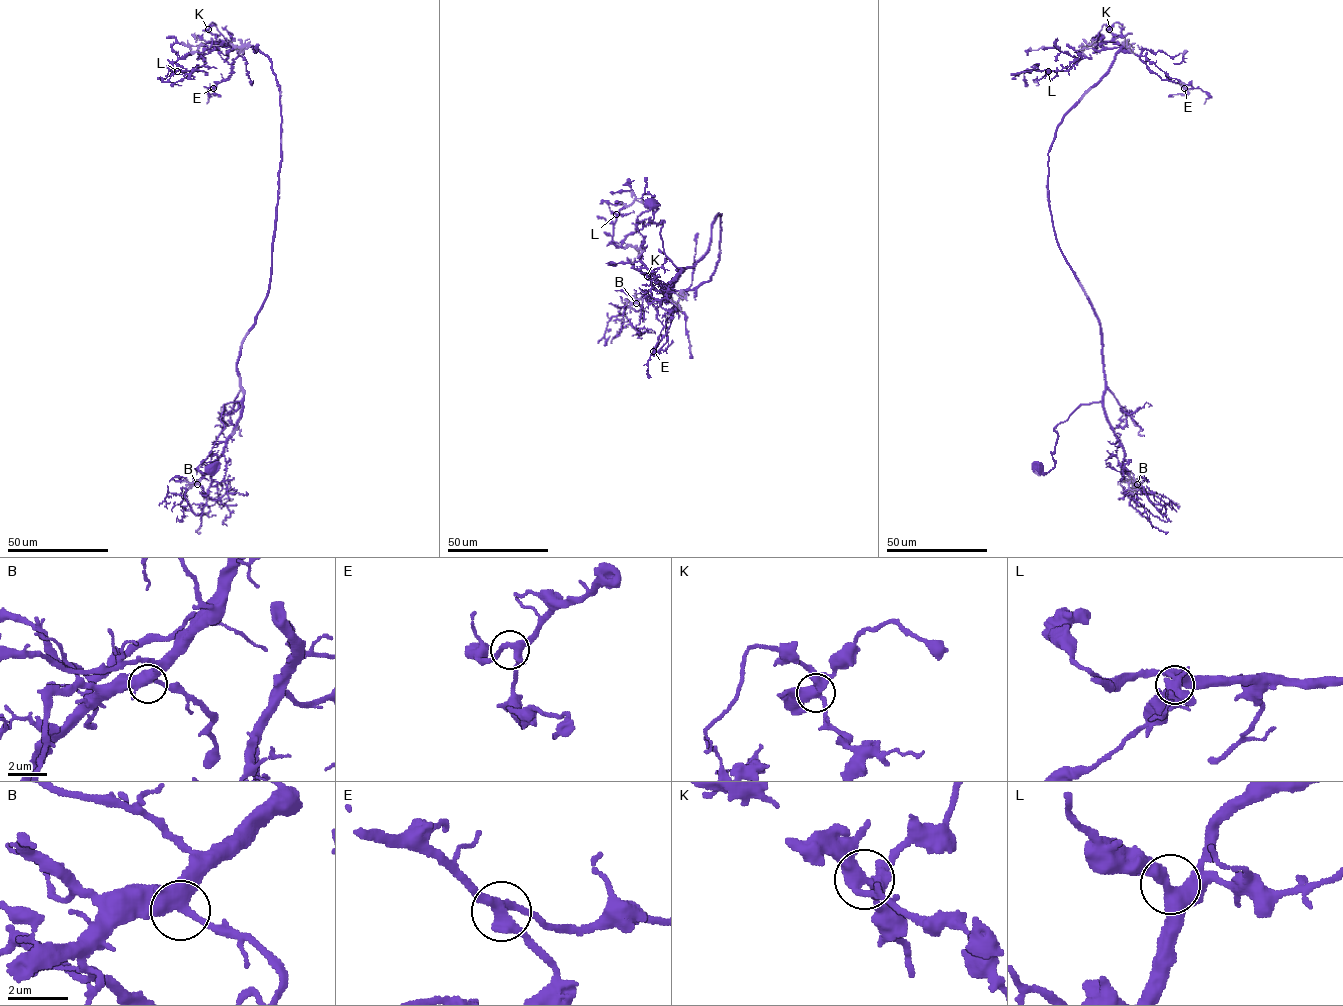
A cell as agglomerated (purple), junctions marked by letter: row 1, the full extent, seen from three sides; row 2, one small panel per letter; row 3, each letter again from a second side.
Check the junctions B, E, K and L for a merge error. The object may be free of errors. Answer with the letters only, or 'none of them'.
none of them

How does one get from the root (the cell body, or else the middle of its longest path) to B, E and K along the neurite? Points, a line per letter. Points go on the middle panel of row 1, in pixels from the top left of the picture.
B: (650, 204), (637, 220), (664, 221), (660, 235), (664, 254), (681, 269), (661, 291), (651, 289), (636, 303)
E: (650, 204), (637, 220), (664, 221), (680, 271), (721, 224), (710, 279), (653, 351)
K: (650, 204), (637, 220), (664, 221), (677, 270), (707, 252), (717, 214), (721, 239), (694, 289), (647, 276)

